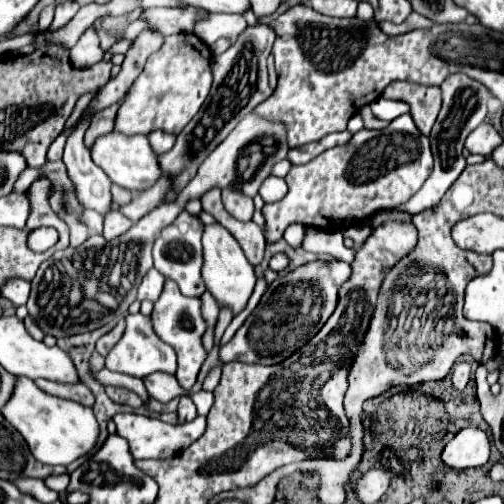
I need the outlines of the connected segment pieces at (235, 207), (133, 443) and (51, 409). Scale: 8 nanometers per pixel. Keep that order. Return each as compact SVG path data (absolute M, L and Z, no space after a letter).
M225 188L223 190L223 204L227 208L227 212L231 216L235 216L237 220L243 220L243 222L249 222L251 216L253 216L253 200L237 190L231 190L231 188Z
M115 414L113 422L117 424L117 434L129 442L133 458L171 458L183 448L191 446L199 436L205 431L206 417L198 415L191 424L175 426L175 424L165 424L157 418L147 418L139 414Z
M25 376L15 378L15 388L11 392L11 398L7 404L1 408L5 420L25 438L29 444L31 454L43 462L43 464L61 464L67 466L79 456L85 456L93 450L97 436L99 436L99 424L93 416L93 410L73 402L73 400L63 400L57 396L51 396L35 386L33 380Z

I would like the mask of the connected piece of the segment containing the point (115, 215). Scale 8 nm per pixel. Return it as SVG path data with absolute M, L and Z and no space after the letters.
M109 212L103 222L103 238L113 240L123 232L127 232L129 228L131 228L131 222L125 220L125 216L119 216L119 212Z

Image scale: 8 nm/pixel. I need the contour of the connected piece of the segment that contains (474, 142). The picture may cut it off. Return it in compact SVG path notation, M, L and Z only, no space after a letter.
M483 122L481 126L477 126L477 128L467 136L467 140L465 140L465 148L467 148L471 154L481 154L481 156L485 156L485 158L489 158L499 144L503 144L503 138L501 138L499 132L497 132L491 124L487 124L487 122Z

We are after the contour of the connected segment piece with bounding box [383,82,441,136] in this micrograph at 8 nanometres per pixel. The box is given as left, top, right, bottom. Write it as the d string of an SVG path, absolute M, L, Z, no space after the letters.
M393 82L383 92L385 98L403 100L411 106L411 116L421 134L429 136L437 114L441 110L441 88L439 86L423 86L413 82Z

